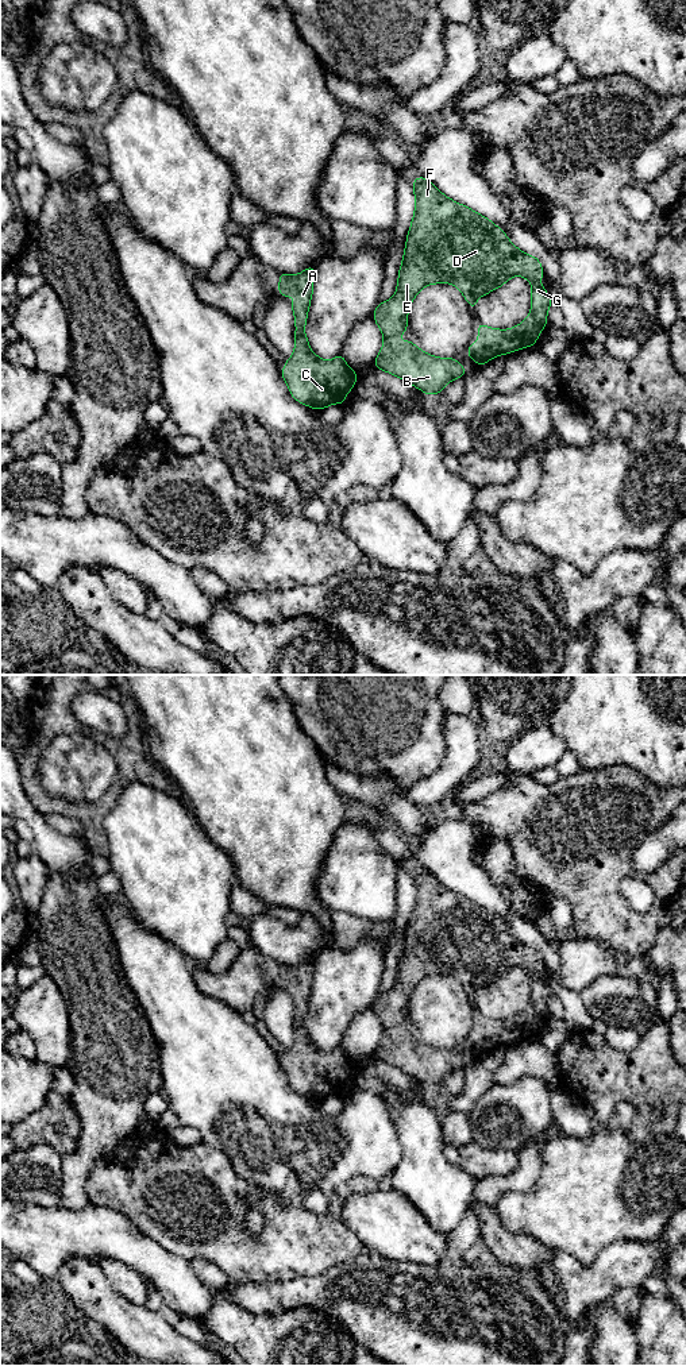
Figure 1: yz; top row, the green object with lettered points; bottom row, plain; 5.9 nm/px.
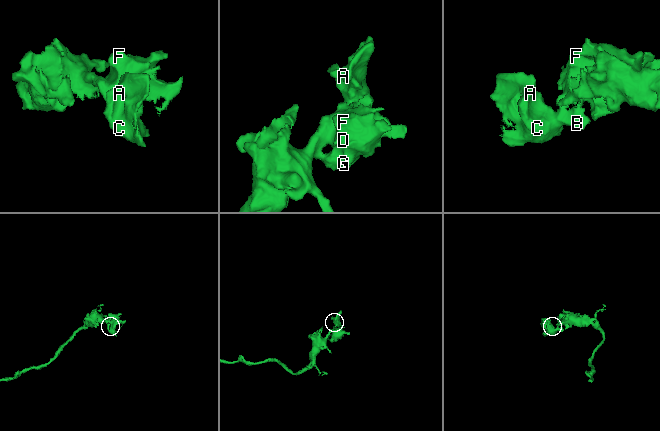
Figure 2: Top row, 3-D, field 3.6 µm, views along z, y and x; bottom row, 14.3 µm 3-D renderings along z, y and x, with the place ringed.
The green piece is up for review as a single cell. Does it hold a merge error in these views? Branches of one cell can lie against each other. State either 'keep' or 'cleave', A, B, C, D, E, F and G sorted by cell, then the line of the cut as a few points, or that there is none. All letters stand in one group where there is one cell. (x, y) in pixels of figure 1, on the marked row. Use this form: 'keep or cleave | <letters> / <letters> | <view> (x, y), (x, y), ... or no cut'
keep | A B C D E F G | no cut

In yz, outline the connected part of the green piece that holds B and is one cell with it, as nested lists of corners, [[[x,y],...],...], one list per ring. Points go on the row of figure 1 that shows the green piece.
[[[424,177],[415,178],[413,192],[415,215],[406,235],[397,289],[389,301],[378,304],[373,316],[384,335],[382,348],[373,366],[397,375],[424,394],[440,394],[447,383],[465,377],[463,366],[455,358],[436,358],[416,347],[411,340],[402,342],[394,337],[406,332],[409,308],[421,289],[432,283],[452,283],[470,302],[470,309],[475,310],[479,297],[501,288],[512,277],[521,275],[531,282],[531,313],[523,323],[510,329],[497,329],[478,321],[478,342],[467,348],[467,355],[478,366],[498,355],[535,346],[547,325],[547,313],[552,302],[540,285],[544,274],[540,261],[519,250],[493,221],[448,198]]]

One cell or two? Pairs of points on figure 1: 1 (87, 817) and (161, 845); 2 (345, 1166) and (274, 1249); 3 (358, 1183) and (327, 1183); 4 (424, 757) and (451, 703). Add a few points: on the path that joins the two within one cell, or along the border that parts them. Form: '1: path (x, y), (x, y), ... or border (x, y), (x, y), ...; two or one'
1: border (120, 795), (103, 822), (108, 853); two
2: border (289, 1207), (304, 1207), (316, 1214), (328, 1211); two
3: border (376, 1179), (351, 1177), (328, 1210); two
4: border (439, 689), (439, 703), (444, 714); two

